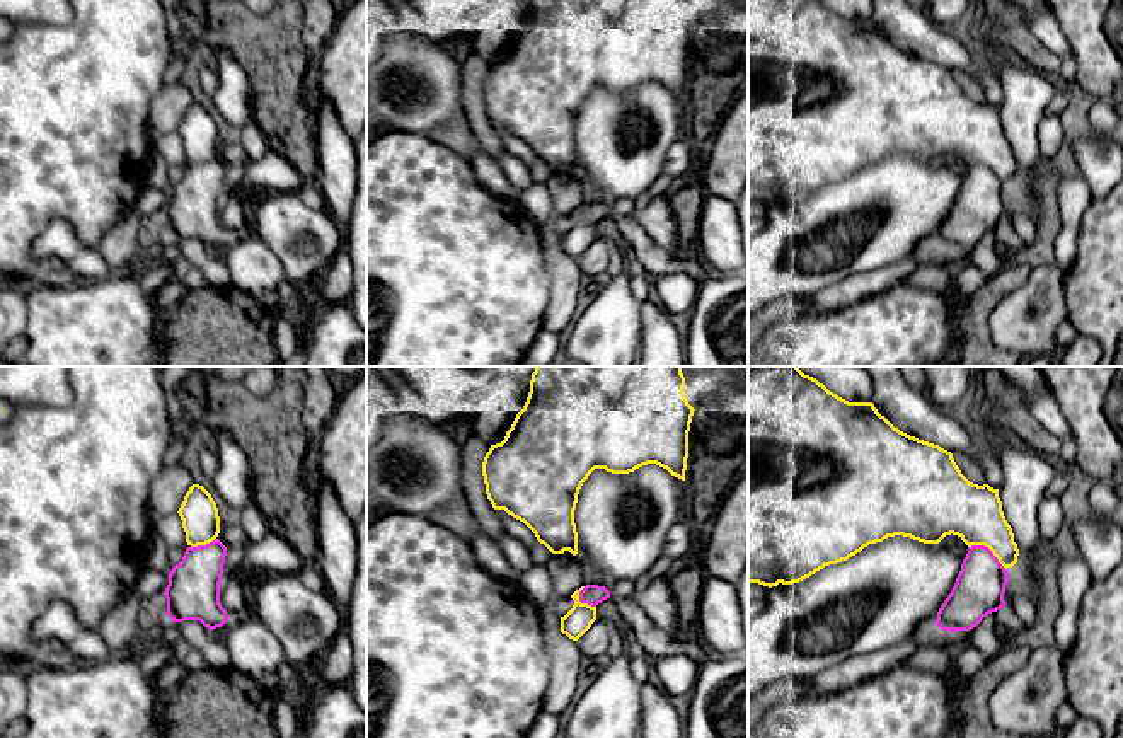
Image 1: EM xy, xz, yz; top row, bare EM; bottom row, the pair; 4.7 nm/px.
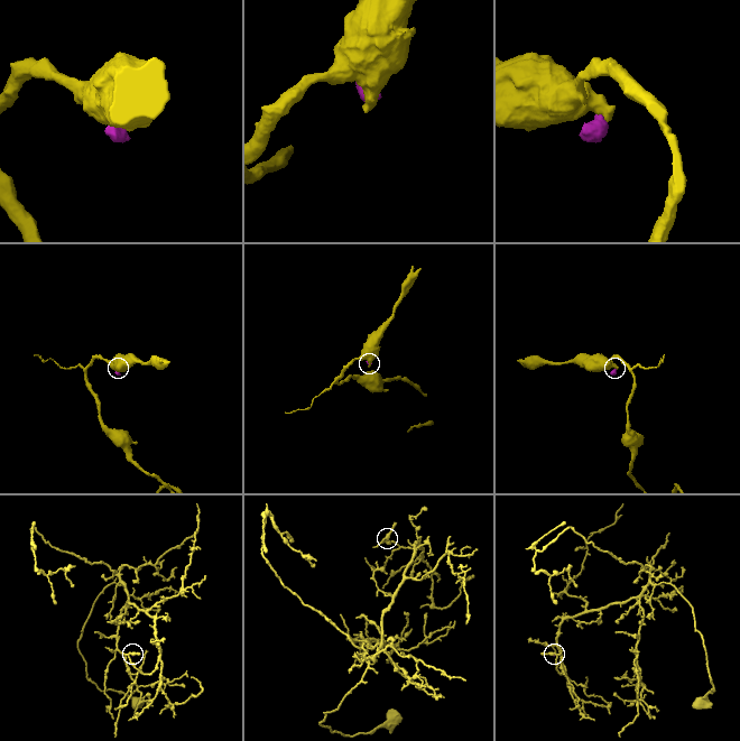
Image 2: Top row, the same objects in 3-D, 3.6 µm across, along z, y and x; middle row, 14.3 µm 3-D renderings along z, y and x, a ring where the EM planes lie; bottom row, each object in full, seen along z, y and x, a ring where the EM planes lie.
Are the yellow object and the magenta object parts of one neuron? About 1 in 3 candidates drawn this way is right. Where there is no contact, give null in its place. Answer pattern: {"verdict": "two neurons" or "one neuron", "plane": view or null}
{"verdict": "two neurons", "plane": "yz"}

